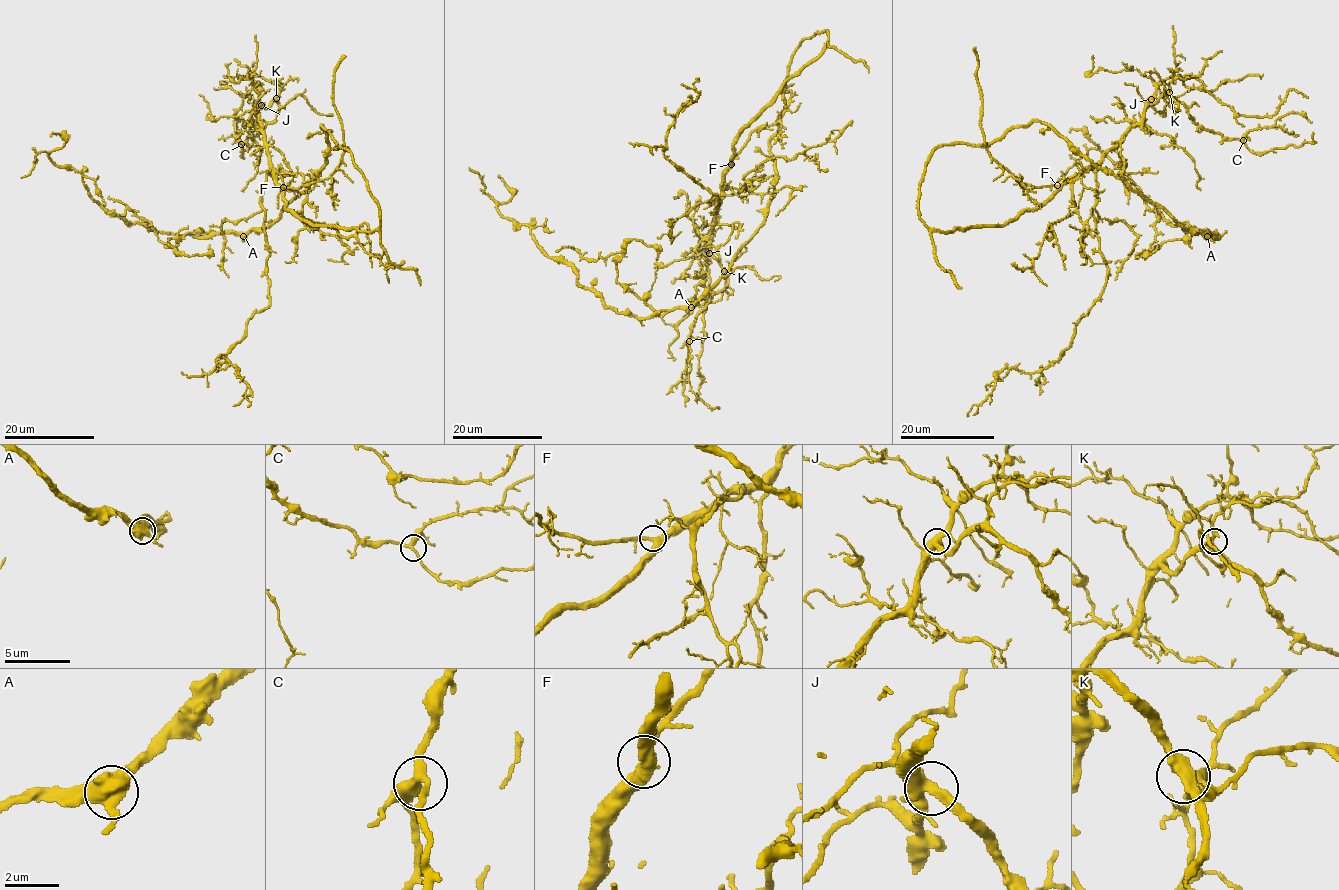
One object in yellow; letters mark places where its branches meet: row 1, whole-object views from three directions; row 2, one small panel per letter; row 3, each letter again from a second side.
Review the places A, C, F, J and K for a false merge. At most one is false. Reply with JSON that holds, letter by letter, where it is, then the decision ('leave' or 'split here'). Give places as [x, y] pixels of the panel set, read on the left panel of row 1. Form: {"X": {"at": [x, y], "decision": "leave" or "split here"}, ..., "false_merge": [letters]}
{"A": {"at": [243, 236], "decision": "leave"}, "C": {"at": [241, 144], "decision": "leave"}, "F": {"at": [283, 187], "decision": "leave"}, "J": {"at": [261, 105], "decision": "leave"}, "K": {"at": [276, 98], "decision": "leave"}, "false_merge": []}

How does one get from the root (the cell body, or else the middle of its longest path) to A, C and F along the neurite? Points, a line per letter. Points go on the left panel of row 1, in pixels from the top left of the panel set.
A: (348, 151), (336, 149), (330, 131), (321, 126), (325, 131), (328, 153), (319, 175), (276, 220), (243, 235)
C: (348, 151), (378, 206), (372, 231), (313, 226), (286, 207), (259, 112), (275, 101), (275, 120), (241, 144)
F: (348, 151), (378, 206), (377, 229), (357, 231), (313, 226), (286, 207), (283, 187)

